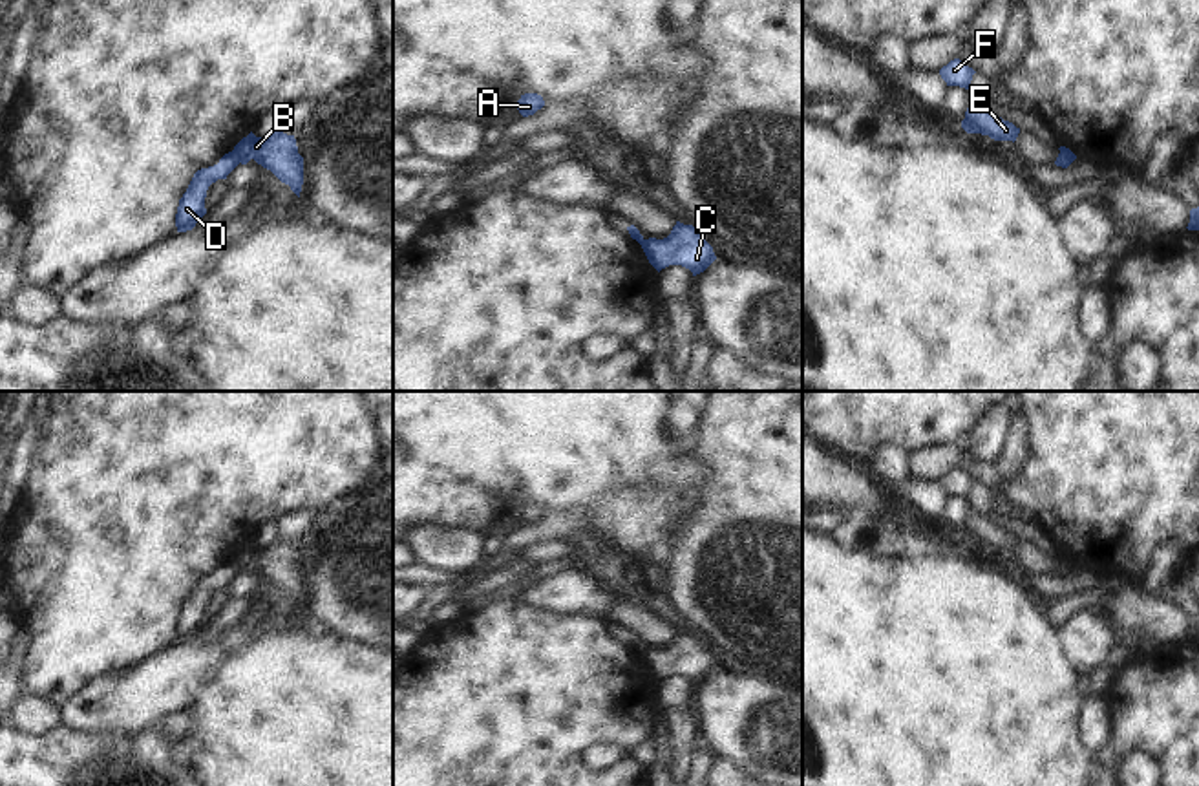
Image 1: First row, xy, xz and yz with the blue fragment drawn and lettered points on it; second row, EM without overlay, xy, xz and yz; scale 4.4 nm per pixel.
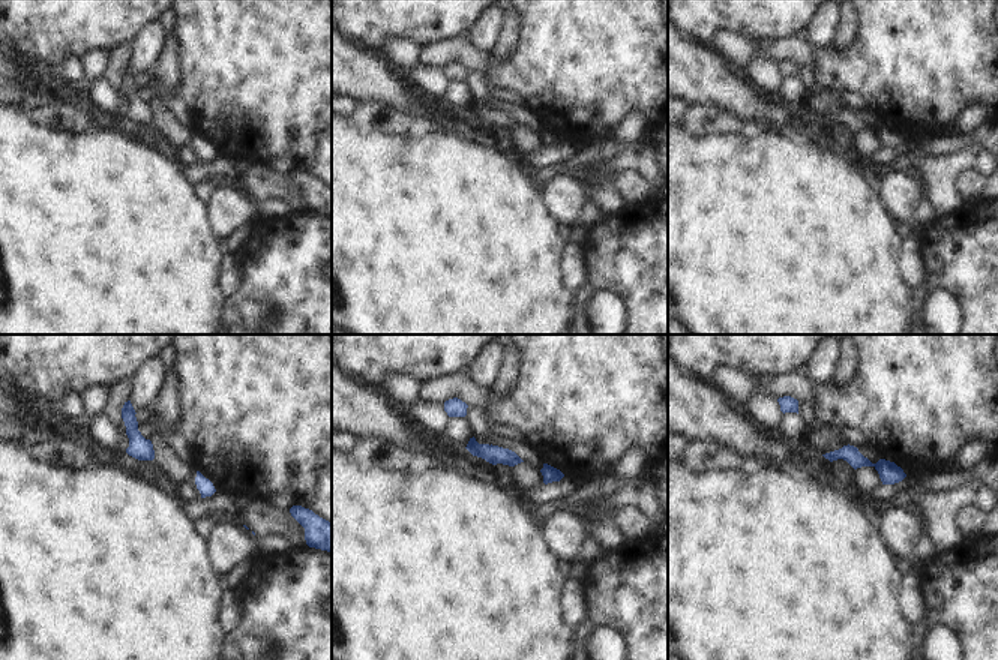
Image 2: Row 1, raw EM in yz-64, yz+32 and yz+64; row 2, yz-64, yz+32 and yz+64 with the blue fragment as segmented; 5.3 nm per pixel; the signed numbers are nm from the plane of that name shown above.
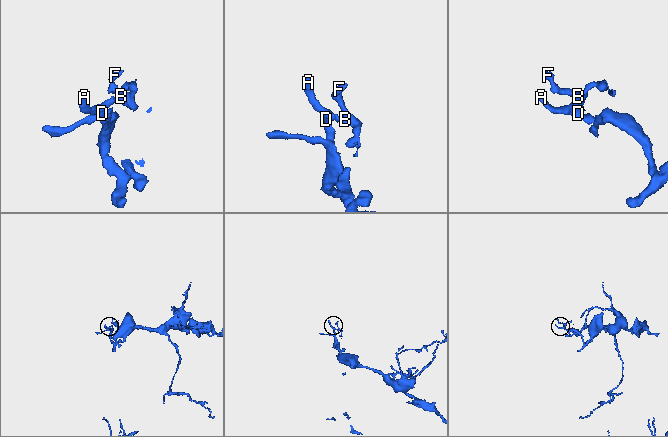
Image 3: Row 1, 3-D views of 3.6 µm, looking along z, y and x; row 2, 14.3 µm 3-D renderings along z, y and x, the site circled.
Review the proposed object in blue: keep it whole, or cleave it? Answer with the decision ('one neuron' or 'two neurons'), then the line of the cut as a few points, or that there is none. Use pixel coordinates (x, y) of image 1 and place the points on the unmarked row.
two neurons | xy (233, 560), (240, 571)

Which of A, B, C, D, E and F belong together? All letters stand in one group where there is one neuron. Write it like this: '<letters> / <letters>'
A D / B C E F

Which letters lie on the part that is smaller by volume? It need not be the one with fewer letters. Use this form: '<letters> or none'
B, C, E, F

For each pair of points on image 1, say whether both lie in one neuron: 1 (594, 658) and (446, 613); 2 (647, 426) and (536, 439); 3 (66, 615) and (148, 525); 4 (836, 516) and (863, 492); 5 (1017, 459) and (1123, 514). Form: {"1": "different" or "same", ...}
{"1": "different", "2": "same", "3": "same", "4": "different", "5": "different"}

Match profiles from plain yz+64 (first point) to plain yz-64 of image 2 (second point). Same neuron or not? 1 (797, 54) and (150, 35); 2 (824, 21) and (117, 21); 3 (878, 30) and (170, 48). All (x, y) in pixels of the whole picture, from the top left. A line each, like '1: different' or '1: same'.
1: different
2: different
3: different

